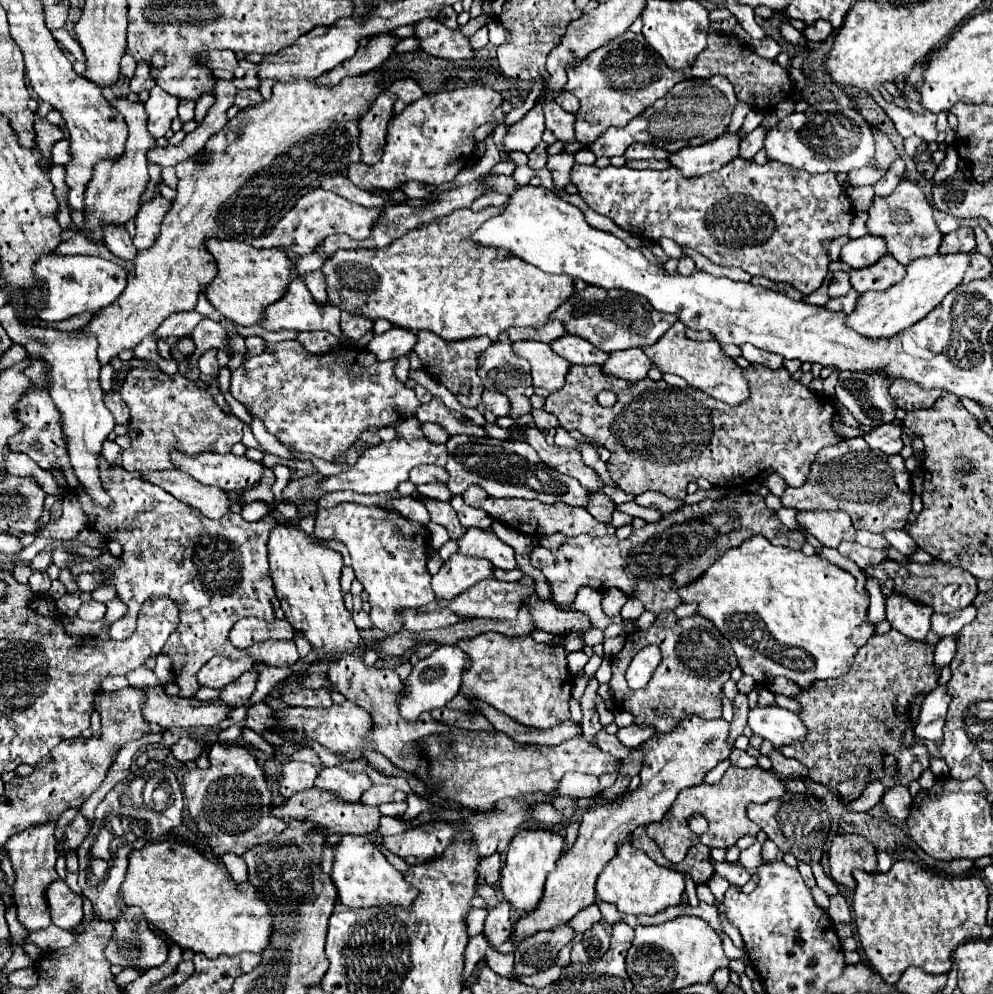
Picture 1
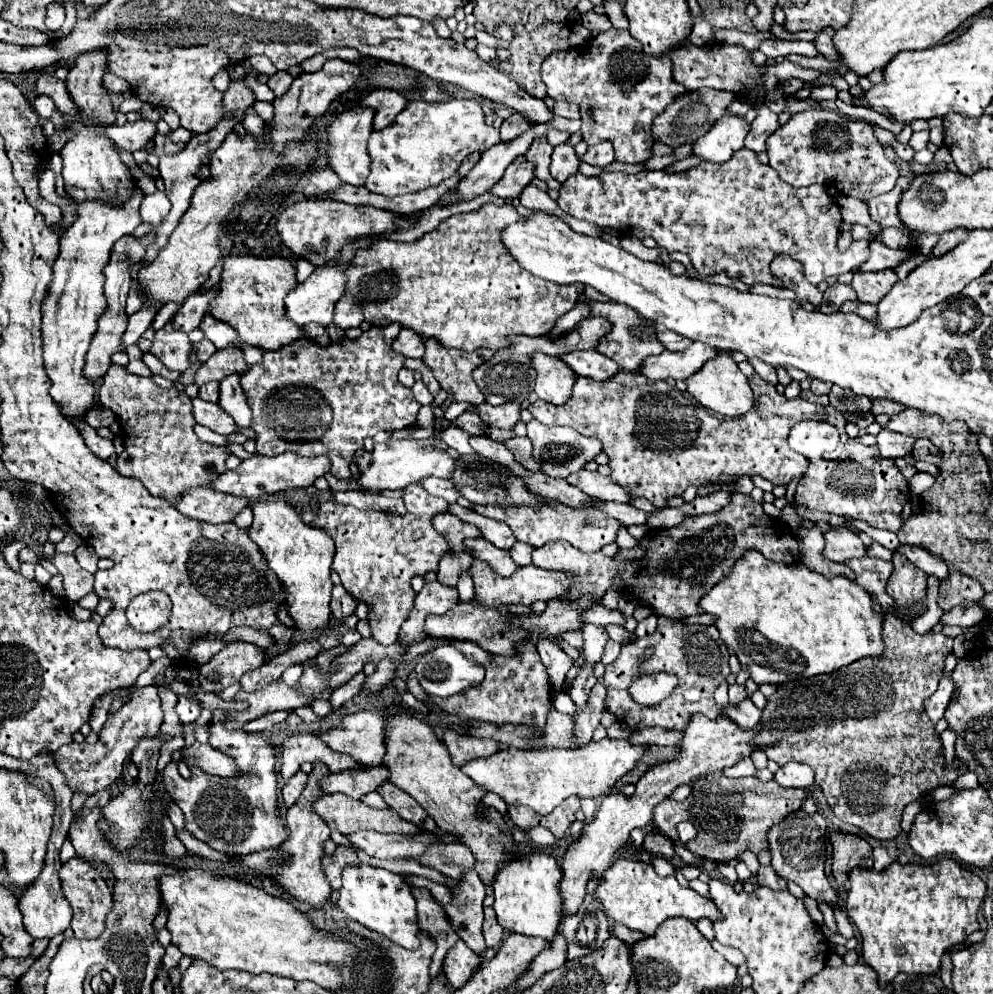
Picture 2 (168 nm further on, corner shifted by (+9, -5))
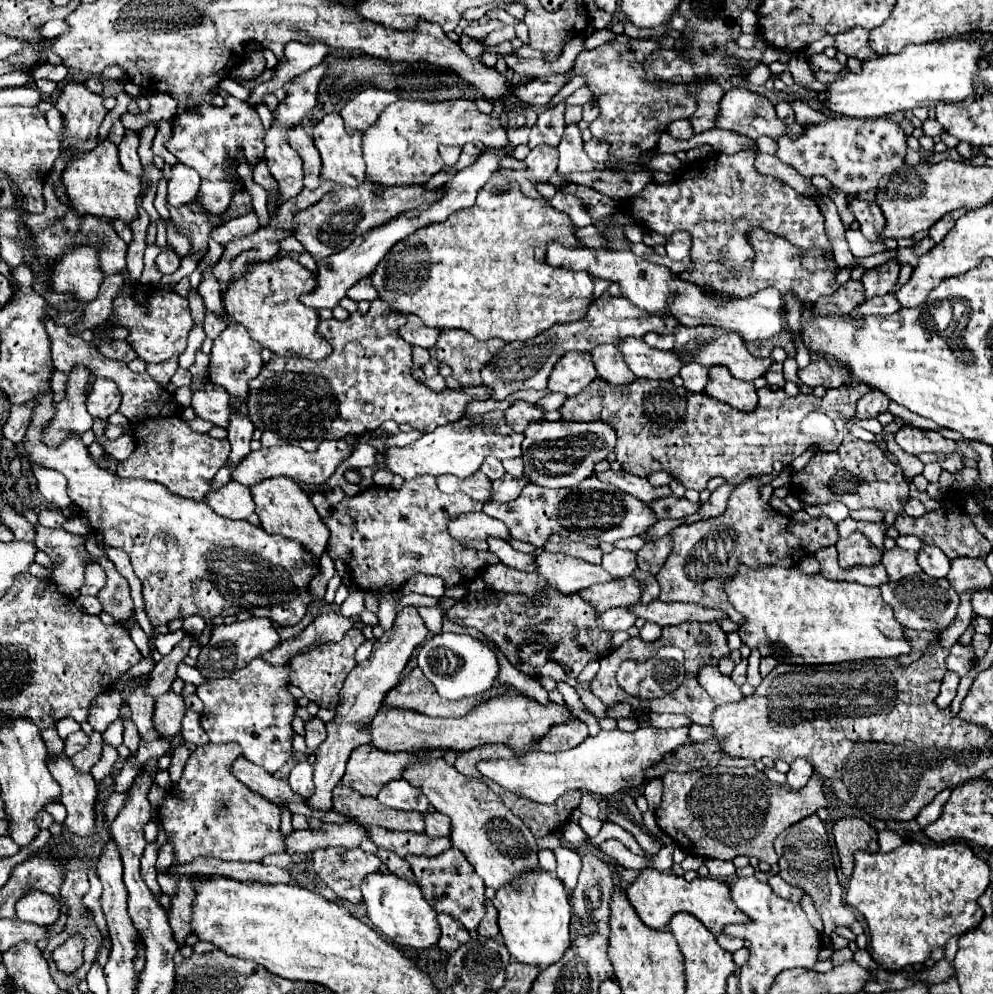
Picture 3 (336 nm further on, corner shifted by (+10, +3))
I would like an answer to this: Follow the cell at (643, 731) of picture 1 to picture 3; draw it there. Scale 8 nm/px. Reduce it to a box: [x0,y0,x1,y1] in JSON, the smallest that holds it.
[691,724,715,742]

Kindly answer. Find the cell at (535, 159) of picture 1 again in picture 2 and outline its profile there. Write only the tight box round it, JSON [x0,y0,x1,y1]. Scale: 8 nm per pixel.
[524,136,560,188]

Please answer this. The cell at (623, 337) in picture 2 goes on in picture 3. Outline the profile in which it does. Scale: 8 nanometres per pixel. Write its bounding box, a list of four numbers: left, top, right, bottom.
[619,338,683,380]

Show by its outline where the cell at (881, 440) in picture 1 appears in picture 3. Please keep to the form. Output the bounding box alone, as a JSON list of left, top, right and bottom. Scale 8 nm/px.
[897,426,955,454]

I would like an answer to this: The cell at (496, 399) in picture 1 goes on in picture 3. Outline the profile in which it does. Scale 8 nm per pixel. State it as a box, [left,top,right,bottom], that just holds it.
[505,402,545,432]

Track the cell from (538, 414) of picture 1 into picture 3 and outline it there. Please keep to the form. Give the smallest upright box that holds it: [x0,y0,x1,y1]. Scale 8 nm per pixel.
[493,422,615,502]

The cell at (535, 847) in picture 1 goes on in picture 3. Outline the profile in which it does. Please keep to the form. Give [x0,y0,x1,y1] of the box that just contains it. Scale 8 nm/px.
[493,872,571,968]

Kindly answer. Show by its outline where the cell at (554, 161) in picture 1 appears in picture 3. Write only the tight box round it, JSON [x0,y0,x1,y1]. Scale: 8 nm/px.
[559,124,611,174]

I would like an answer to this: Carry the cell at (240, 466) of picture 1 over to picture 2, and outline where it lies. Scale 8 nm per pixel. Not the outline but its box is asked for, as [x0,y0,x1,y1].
[208,452,330,500]

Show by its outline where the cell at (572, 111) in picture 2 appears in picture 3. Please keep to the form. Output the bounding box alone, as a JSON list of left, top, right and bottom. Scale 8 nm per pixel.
[565,88,593,106]

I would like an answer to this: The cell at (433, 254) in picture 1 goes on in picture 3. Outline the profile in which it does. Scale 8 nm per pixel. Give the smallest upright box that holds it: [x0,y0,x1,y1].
[371,170,593,342]

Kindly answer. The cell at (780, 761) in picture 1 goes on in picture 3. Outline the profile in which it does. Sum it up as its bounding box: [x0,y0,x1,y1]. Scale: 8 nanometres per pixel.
[787,758,813,790]

